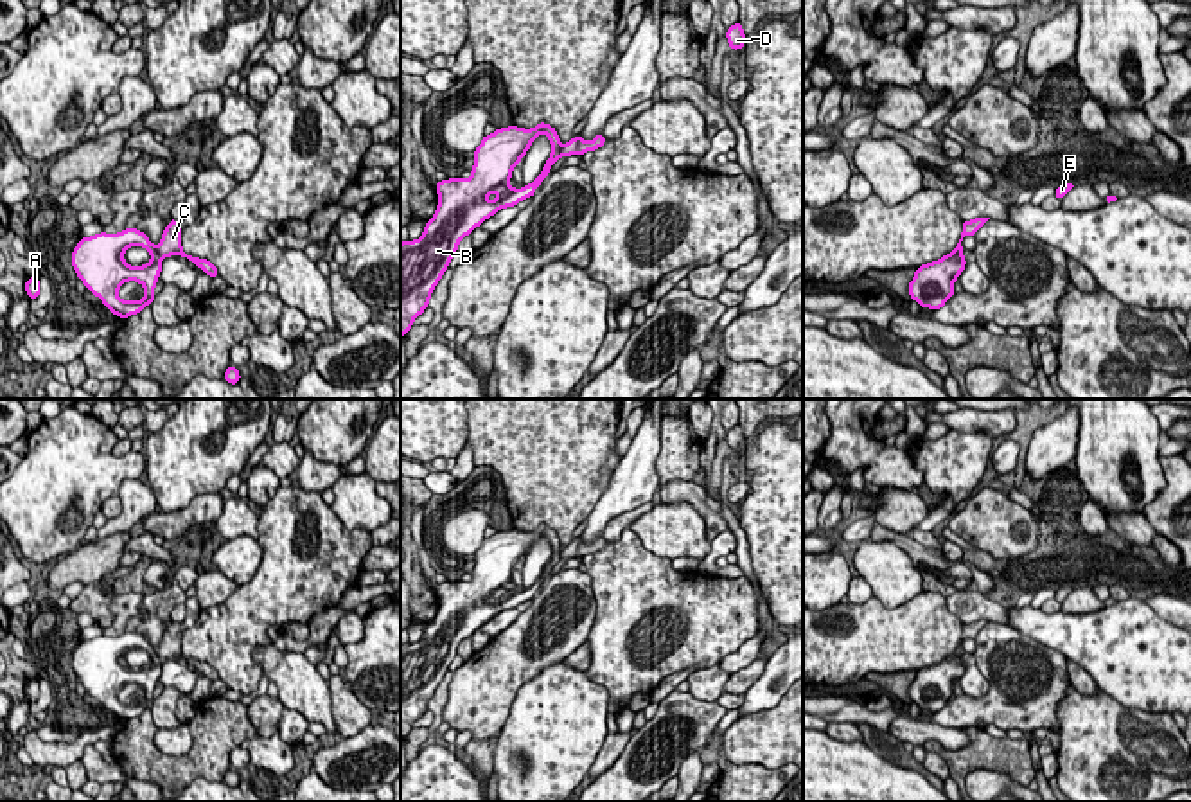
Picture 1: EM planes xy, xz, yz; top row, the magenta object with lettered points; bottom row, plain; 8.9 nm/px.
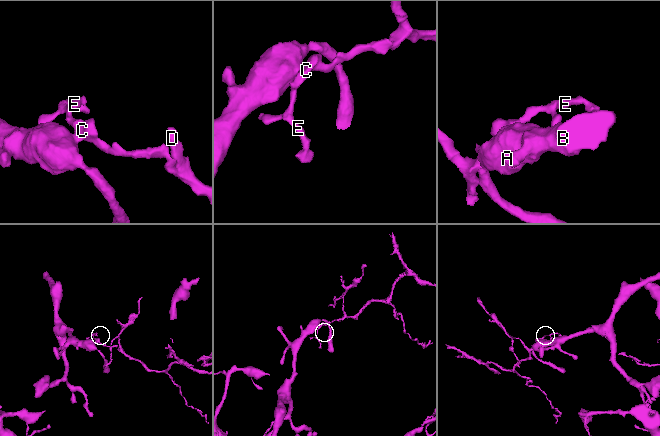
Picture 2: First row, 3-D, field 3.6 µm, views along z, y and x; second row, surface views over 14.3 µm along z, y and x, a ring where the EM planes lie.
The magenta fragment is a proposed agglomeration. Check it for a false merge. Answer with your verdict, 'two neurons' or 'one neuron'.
two neurons

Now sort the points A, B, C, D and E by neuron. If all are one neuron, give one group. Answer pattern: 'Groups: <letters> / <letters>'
Groups: A B / C D E

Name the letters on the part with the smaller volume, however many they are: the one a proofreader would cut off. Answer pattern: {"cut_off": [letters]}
{"cut_off": ["C", "D", "E"]}

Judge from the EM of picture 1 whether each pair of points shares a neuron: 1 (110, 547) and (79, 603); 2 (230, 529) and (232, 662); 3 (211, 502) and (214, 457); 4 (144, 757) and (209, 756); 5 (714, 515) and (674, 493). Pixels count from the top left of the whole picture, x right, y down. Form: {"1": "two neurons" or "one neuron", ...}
{"1": "two neurons", "2": "two neurons", "3": "two neurons", "4": "one neuron", "5": "one neuron"}

